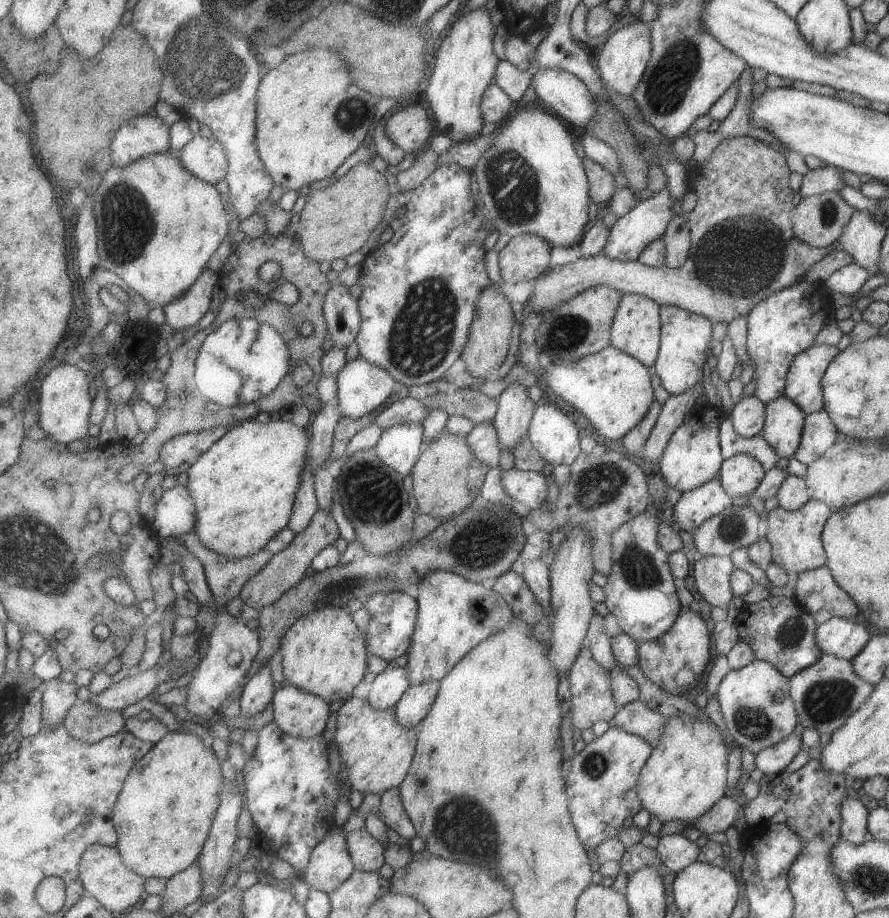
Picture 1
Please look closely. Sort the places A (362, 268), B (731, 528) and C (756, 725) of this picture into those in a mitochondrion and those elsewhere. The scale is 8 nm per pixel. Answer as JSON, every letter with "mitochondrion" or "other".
{"A":"other","B":"mitochondrion","C":"mitochondrion"}

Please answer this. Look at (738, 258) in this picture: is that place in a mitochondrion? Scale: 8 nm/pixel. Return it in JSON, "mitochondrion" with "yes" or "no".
{"mitochondrion":"yes"}

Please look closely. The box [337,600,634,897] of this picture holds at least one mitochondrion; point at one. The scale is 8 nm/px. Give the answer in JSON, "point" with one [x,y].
{"point":[457,820]}

